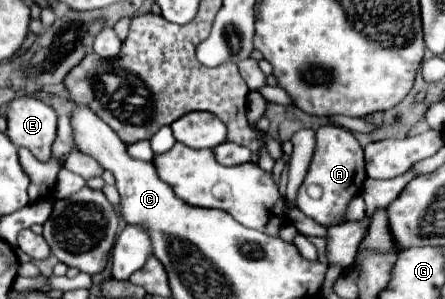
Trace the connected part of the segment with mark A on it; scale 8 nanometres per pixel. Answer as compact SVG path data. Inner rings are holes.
M335 125L319 127L315 137L317 137L315 153L305 175L305 181L297 191L297 207L317 223L331 227L343 221L343 211L347 203L359 193L363 181L367 179L363 149L347 129Z

